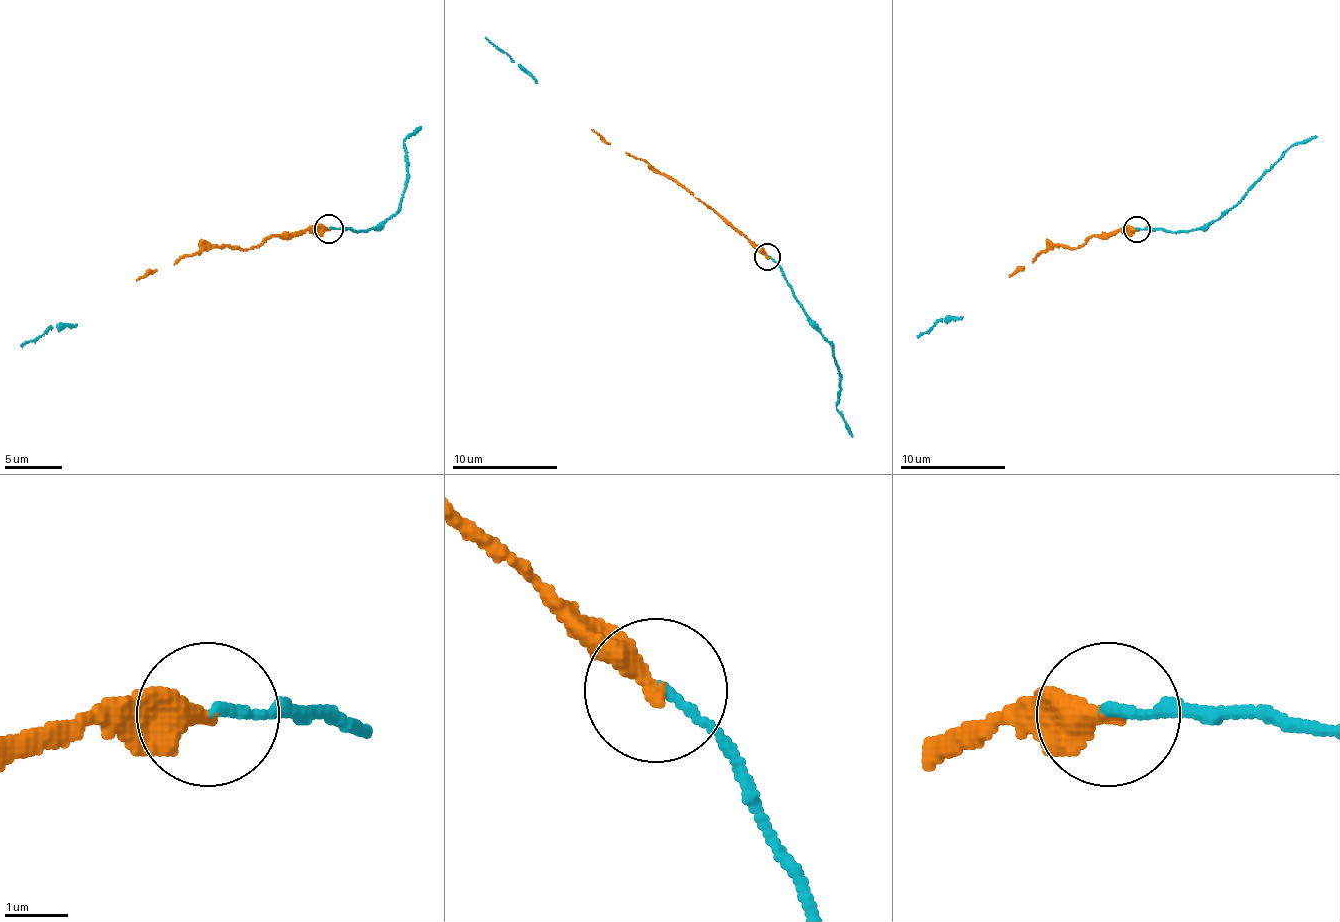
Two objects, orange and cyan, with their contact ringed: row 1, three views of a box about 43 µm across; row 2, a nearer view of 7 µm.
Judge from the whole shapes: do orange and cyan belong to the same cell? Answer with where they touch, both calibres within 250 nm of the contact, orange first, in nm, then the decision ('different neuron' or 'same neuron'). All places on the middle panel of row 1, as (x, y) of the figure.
place (767, 256); calibres 400 and 130 nm; same neuron

